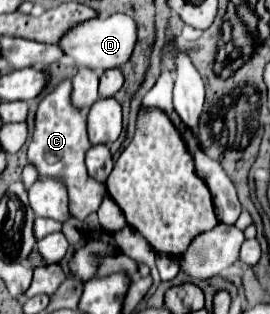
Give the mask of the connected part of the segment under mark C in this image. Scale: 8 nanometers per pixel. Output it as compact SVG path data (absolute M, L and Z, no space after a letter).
M63 81L61 85L57 85L55 91L51 91L39 103L39 111L35 117L35 133L29 143L27 163L37 169L37 177L59 177L67 185L69 212L84 221L87 215L99 209L99 203L105 193L105 185L91 179L85 169L83 159L91 143L87 139L85 115L71 107L69 93L71 93L71 81Z

